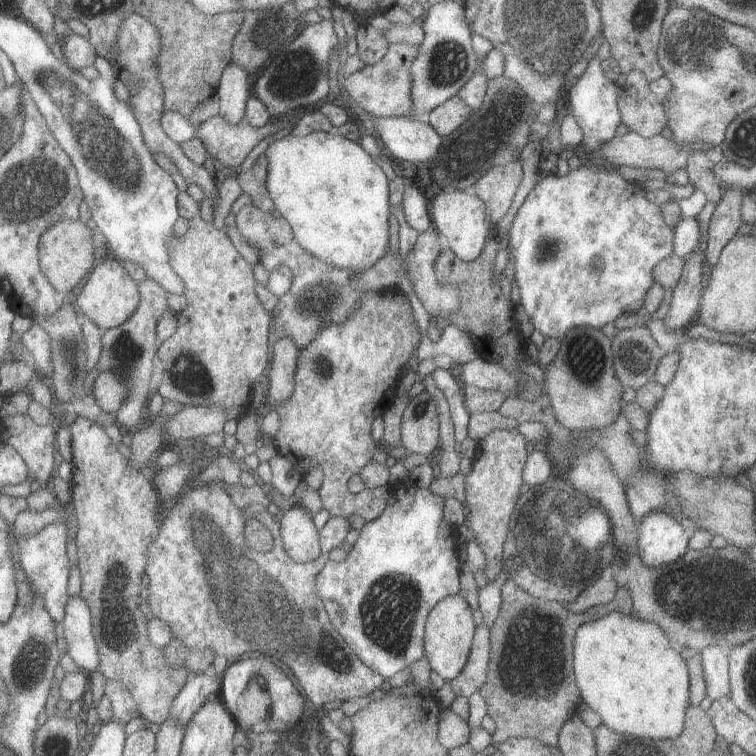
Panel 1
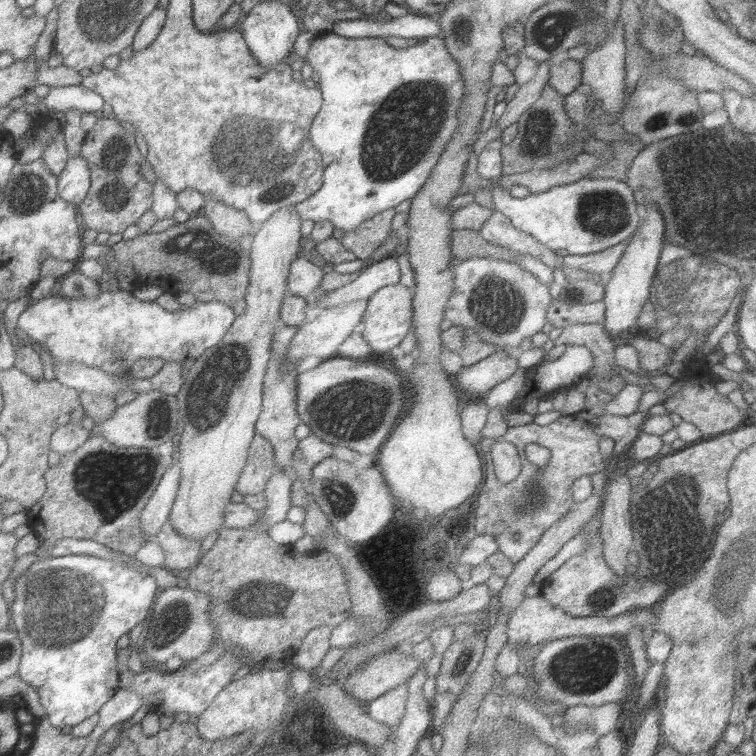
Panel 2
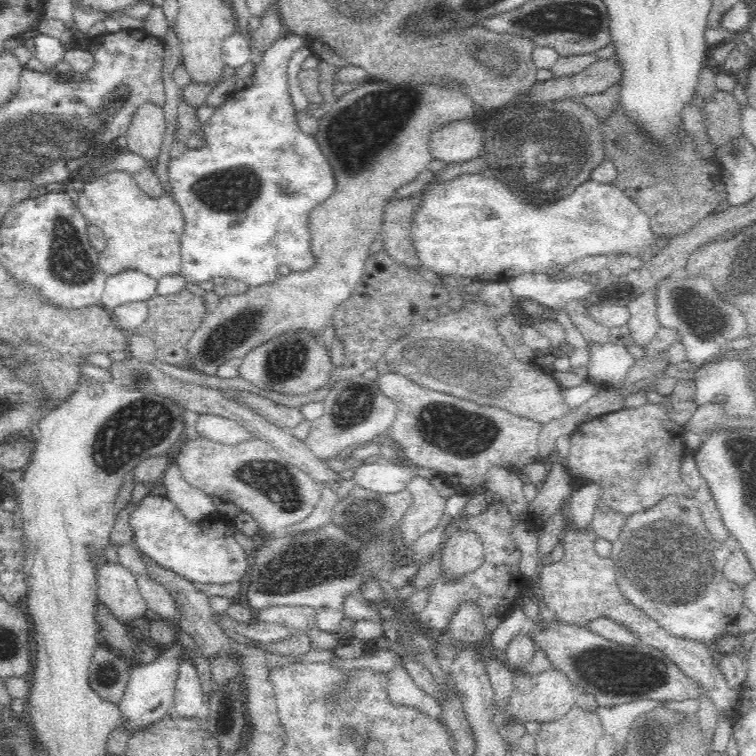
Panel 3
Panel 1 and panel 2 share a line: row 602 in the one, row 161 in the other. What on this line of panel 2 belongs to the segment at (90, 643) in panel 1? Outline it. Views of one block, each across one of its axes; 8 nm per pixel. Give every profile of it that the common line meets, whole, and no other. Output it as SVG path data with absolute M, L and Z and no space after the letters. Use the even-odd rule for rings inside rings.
M81 154L71 158L65 172L59 176L59 192L67 202L81 206L93 188L93 170L89 160Z

